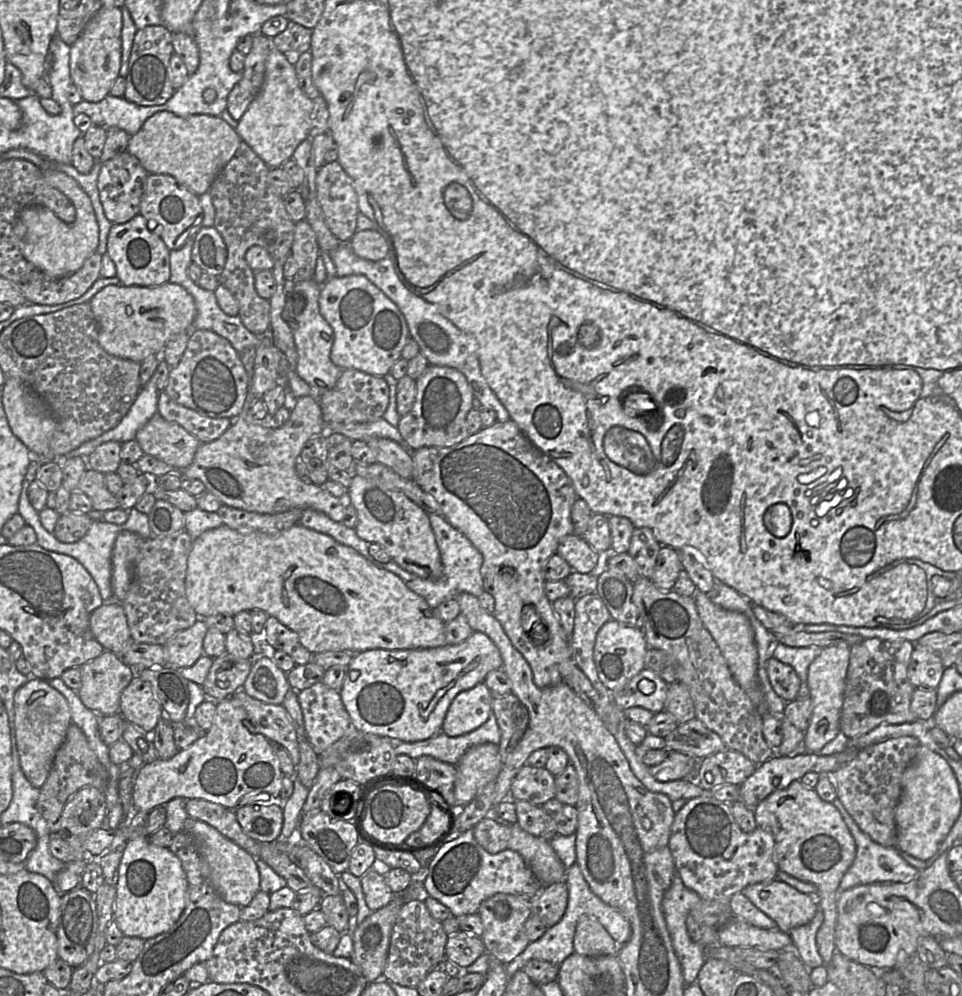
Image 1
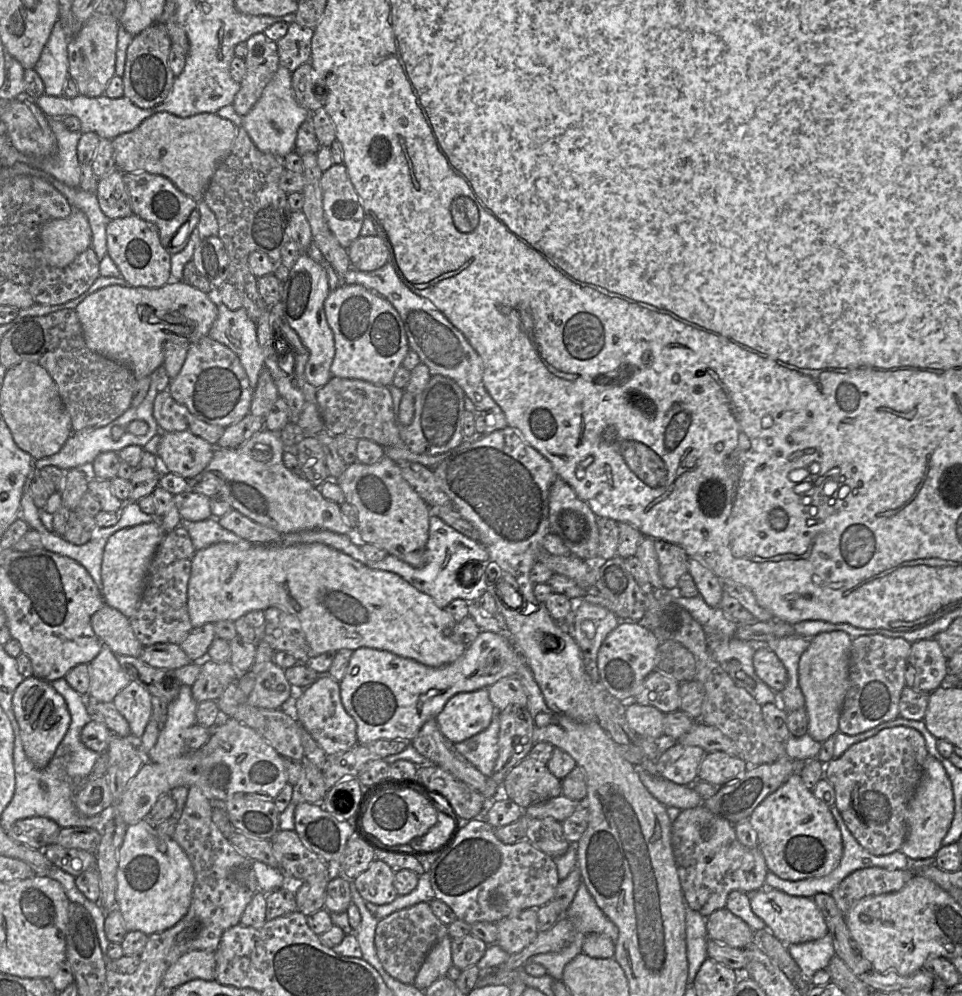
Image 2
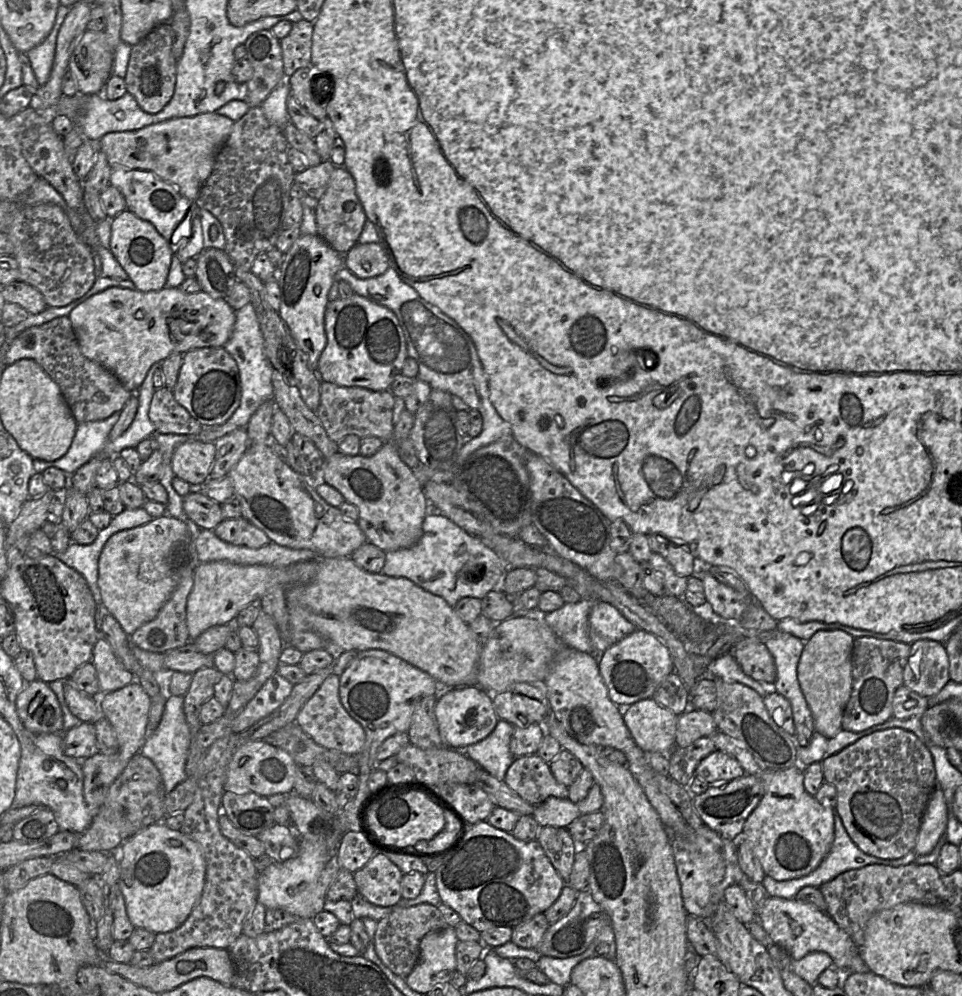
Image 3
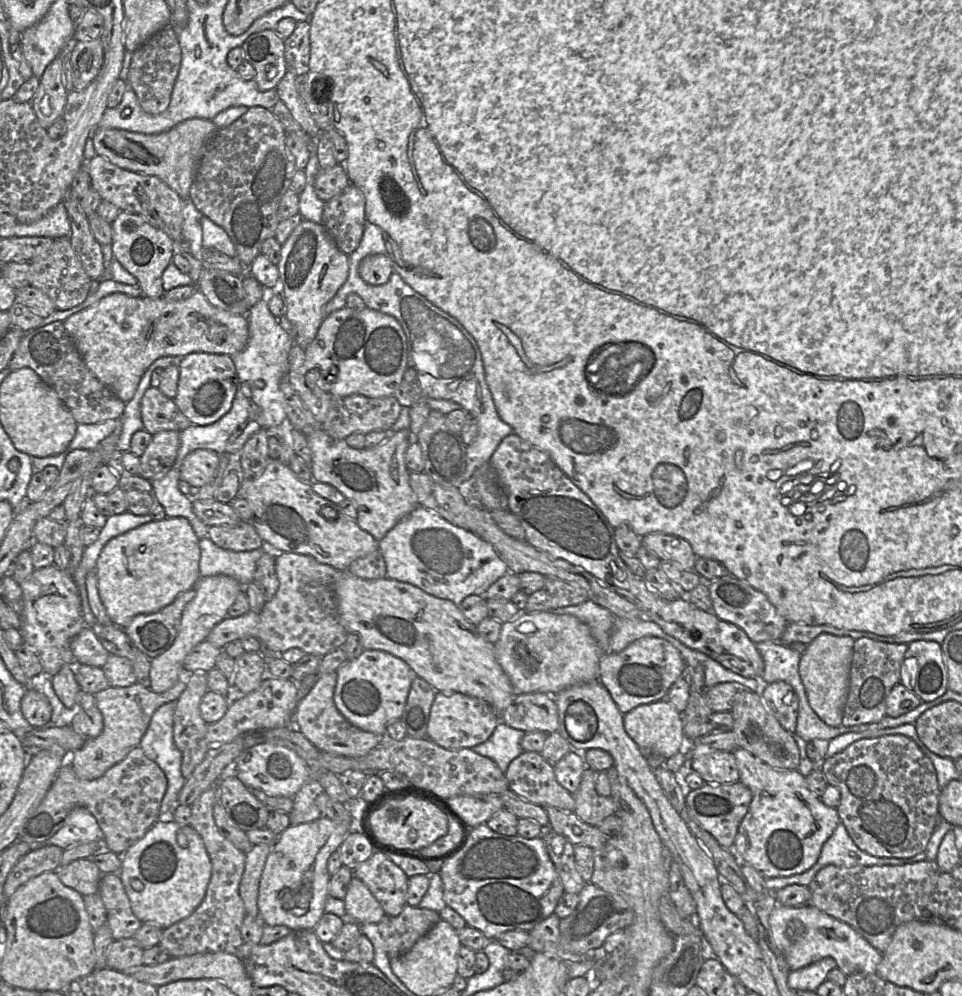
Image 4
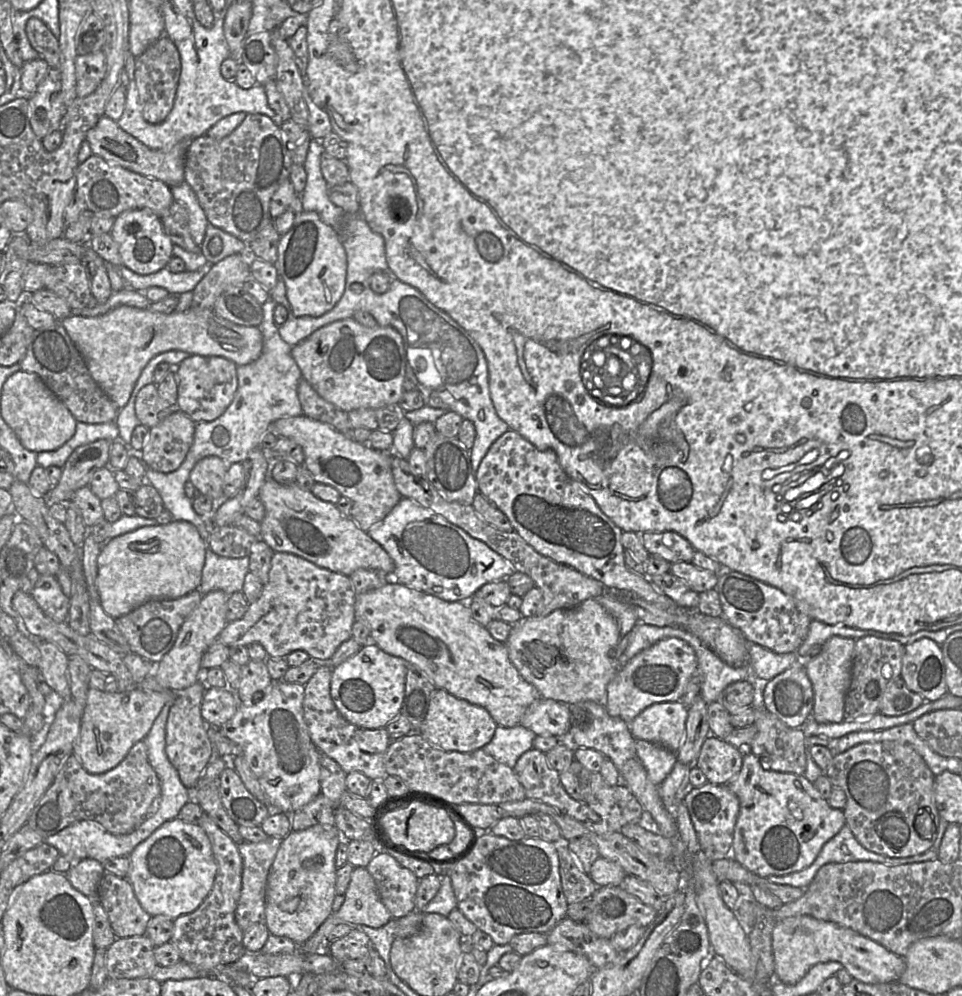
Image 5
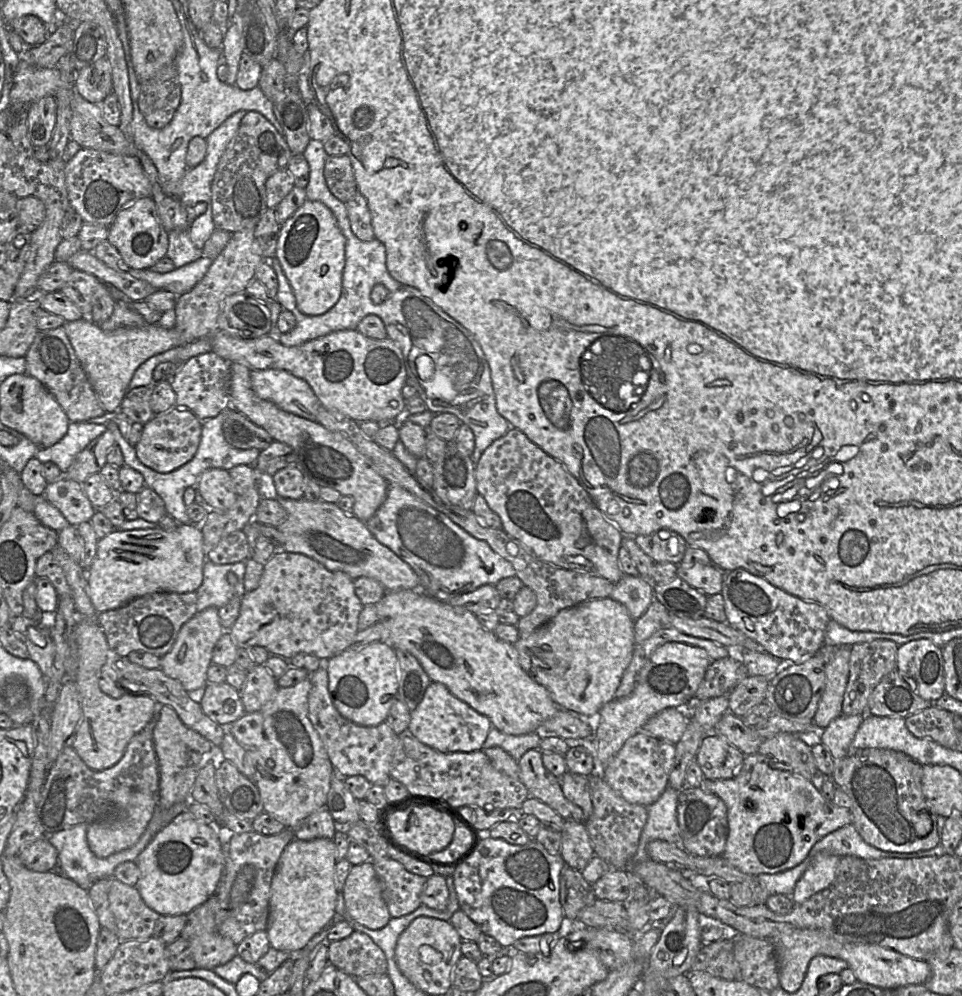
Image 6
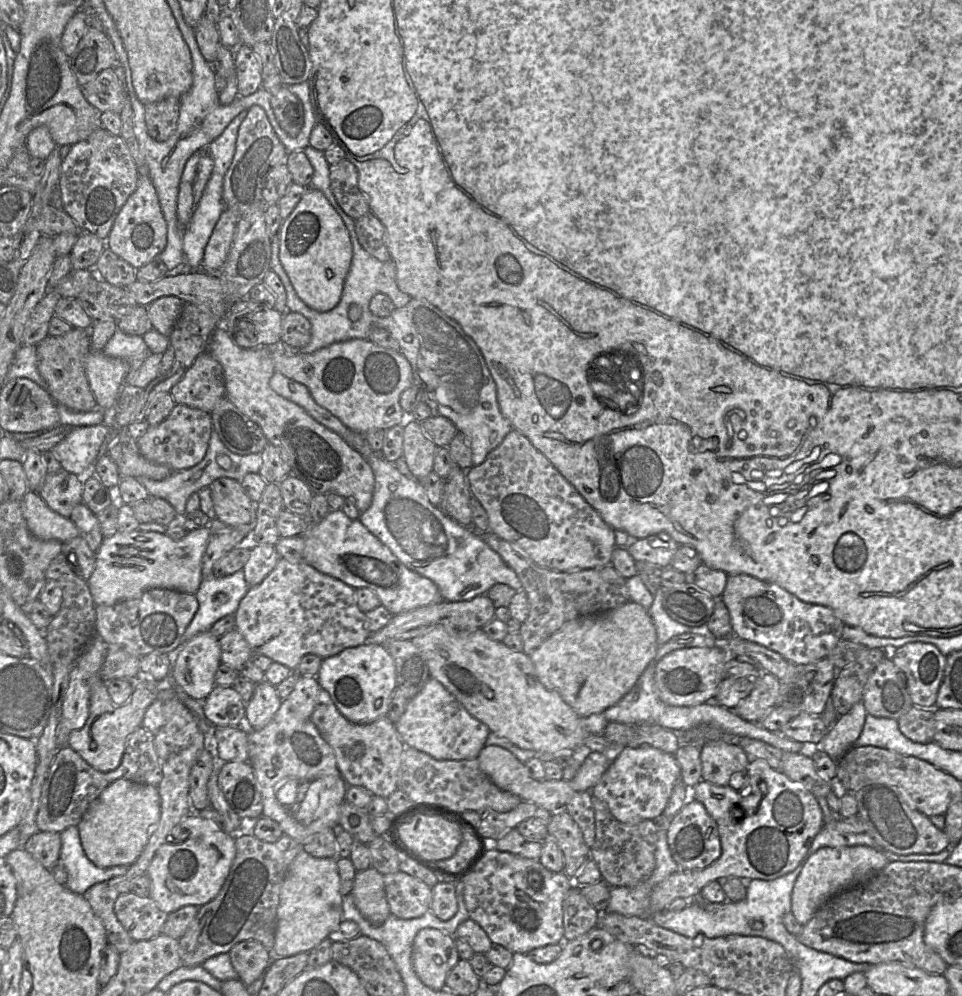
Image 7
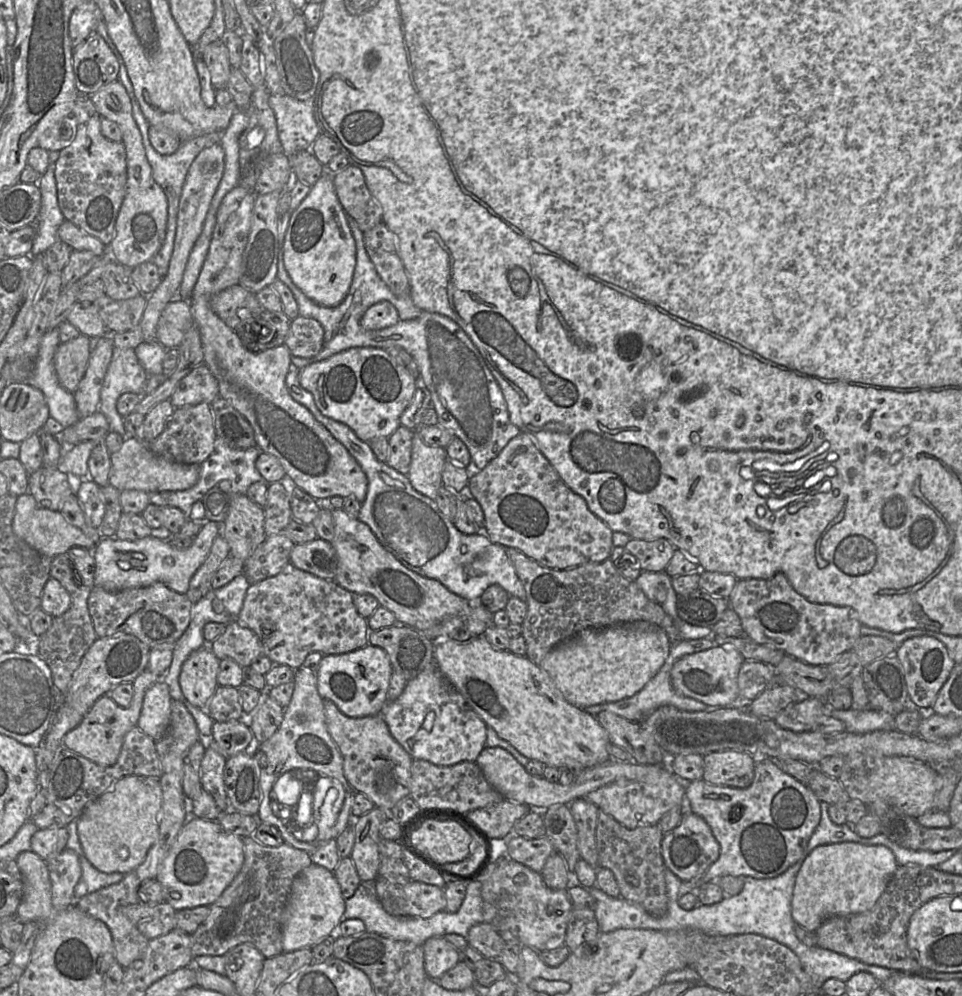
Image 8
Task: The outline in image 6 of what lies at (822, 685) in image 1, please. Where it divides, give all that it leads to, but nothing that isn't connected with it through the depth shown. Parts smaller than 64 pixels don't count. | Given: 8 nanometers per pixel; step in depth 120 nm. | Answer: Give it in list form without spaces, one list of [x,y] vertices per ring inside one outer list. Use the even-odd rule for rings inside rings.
[[[840,646],[835,656],[825,666],[826,685],[813,718],[819,728],[826,728],[842,715],[842,704],[849,677],[851,646]]]

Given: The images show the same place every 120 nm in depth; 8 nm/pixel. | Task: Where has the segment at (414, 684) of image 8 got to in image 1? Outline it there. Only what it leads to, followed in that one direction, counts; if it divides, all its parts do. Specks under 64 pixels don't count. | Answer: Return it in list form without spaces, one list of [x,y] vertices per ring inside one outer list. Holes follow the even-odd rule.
[[[484,682],[460,692],[448,708],[442,732],[449,737],[458,737],[476,730],[488,720],[492,701],[493,694]]]

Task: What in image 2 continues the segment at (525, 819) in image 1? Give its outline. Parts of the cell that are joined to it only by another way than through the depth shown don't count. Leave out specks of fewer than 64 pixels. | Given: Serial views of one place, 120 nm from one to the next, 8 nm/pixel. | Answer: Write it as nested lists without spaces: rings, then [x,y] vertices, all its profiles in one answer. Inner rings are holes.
[[[527,816],[527,840],[552,858],[567,852],[571,843],[565,838],[561,823],[551,817]]]

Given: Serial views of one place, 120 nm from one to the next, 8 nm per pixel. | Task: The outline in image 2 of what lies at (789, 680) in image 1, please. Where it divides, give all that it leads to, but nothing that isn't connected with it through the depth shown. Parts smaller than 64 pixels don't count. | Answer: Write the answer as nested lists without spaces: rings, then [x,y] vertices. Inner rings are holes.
[[[756,648],[753,667],[757,676],[773,691],[780,692],[787,683],[787,671],[777,655],[769,648]]]

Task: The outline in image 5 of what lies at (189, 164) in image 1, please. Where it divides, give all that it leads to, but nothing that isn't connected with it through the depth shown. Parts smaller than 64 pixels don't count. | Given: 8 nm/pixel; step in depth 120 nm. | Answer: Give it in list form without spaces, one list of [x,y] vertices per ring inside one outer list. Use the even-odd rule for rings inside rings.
[[[104,115],[87,132],[85,141],[90,144],[94,155],[133,172],[161,180],[169,187],[177,186],[185,180],[185,156],[192,140],[182,140],[167,152],[153,150],[121,129],[116,121]]]

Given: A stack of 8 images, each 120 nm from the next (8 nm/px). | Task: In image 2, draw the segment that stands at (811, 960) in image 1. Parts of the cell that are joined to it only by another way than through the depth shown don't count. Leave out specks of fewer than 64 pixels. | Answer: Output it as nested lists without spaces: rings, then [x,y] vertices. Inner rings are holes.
[[[829,934],[814,941],[789,944],[787,947],[801,973],[808,980],[811,980],[816,971],[825,969],[835,955]]]

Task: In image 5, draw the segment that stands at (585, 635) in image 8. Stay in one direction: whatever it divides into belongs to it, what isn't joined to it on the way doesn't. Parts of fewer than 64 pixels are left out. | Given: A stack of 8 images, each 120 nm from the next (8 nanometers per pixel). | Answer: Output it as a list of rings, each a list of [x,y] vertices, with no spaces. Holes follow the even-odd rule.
[[[589,598],[575,607],[554,610],[545,617],[521,617],[517,623],[512,625],[509,637],[505,644],[512,664],[515,666],[519,674],[537,689],[542,698],[552,699],[571,705],[584,701],[592,701],[596,703],[602,703],[604,701],[607,686],[619,670],[619,658],[617,658],[617,645],[619,640],[620,629],[616,619],[600,603],[598,603],[595,598]]]

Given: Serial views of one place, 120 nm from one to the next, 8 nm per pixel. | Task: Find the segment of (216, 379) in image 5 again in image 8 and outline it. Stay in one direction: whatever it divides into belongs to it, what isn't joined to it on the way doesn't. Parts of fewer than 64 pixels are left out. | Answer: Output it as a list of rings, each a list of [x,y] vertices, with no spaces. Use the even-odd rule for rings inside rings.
[[[202,363],[194,367],[175,386],[169,395],[174,407],[190,403],[211,403],[219,395],[217,380],[208,367]]]

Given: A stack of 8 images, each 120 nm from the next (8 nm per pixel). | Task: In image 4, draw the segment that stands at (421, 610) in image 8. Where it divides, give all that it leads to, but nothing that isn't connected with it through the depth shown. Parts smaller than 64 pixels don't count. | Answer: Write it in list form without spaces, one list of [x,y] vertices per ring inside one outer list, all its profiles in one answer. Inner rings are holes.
[[[271,459],[260,477],[242,479],[236,497],[245,499],[251,506],[253,517],[246,522],[256,529],[271,551],[311,556],[321,564],[329,565],[338,571],[347,571],[356,559],[379,550],[379,542],[361,529],[356,520],[344,516],[339,505],[317,495],[311,486],[301,481],[288,465],[278,459]]]

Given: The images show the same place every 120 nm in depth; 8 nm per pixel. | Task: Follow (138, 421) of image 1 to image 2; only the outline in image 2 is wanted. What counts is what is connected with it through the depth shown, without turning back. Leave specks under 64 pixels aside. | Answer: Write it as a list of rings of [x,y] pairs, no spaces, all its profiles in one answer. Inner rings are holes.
[[[150,377],[149,390],[139,406],[129,407],[121,416],[104,427],[73,432],[58,453],[47,458],[35,460],[34,467],[39,471],[47,466],[56,466],[66,472],[74,468],[84,468],[86,464],[92,464],[95,458],[104,452],[112,451],[118,453],[129,445],[137,445],[144,448],[150,439],[160,432],[160,428],[153,417],[153,405],[157,393],[156,380]],[[134,420],[141,420],[147,423],[148,431],[146,434],[136,436],[128,432],[128,425]]]

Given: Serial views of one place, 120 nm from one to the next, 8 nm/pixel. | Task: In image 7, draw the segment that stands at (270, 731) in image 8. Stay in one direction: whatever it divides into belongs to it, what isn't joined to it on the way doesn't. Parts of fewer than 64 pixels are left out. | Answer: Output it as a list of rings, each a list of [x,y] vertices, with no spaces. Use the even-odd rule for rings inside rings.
[[[266,680],[256,684],[253,696],[246,704],[246,719],[251,730],[264,728],[280,708],[281,702],[274,685]]]

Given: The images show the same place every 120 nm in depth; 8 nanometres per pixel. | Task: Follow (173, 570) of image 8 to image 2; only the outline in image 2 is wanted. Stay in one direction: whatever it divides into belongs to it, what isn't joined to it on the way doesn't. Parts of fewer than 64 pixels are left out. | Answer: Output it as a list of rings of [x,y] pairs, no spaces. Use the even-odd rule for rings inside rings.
[[[151,521],[120,529],[112,534],[106,543],[101,565],[104,603],[120,611],[128,619],[137,612],[148,569],[166,534],[167,532],[161,526]]]

